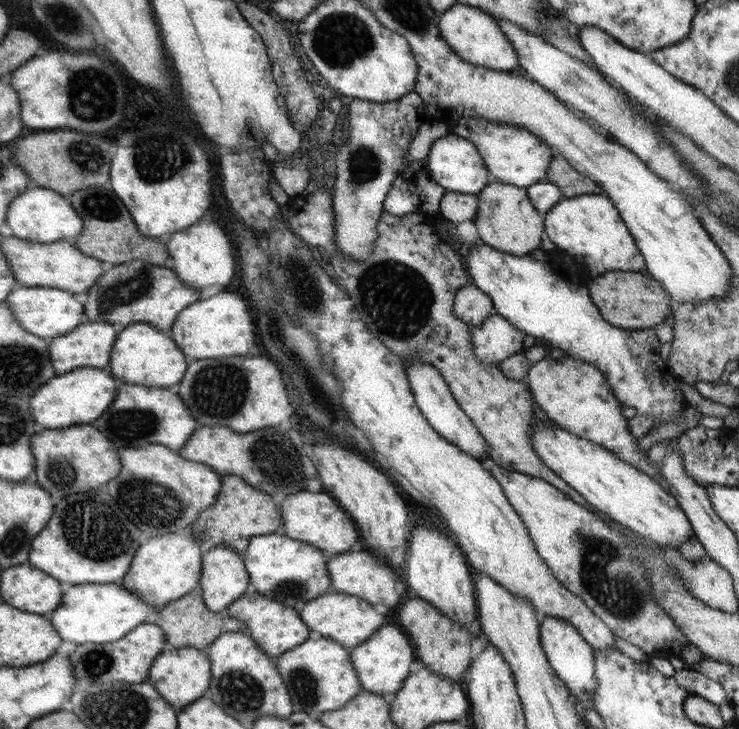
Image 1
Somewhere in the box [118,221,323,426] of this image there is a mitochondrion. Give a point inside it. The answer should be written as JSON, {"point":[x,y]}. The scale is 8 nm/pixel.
{"point":[226,386]}

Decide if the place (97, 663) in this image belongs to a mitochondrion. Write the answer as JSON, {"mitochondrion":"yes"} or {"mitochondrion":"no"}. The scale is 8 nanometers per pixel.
{"mitochondrion":"yes"}

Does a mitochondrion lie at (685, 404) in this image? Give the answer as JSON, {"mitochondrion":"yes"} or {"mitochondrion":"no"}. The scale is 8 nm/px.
{"mitochondrion":"no"}

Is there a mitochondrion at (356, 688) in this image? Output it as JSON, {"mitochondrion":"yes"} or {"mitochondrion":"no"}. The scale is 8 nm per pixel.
{"mitochondrion":"no"}

